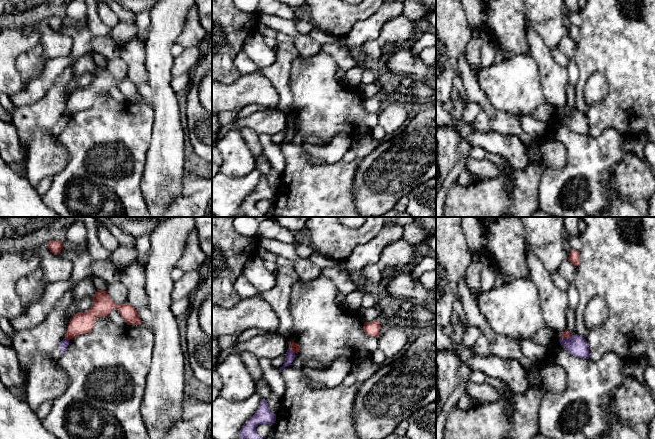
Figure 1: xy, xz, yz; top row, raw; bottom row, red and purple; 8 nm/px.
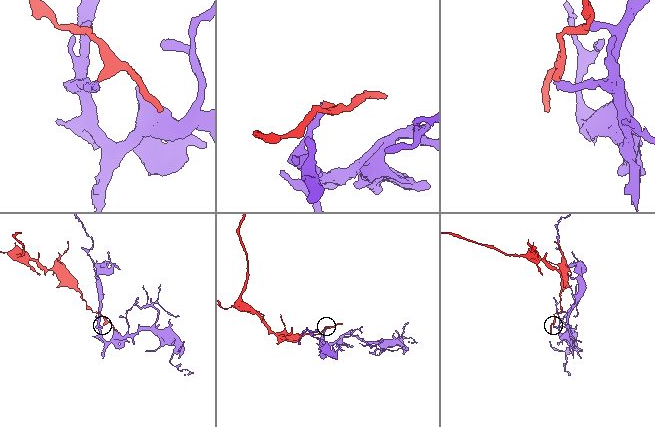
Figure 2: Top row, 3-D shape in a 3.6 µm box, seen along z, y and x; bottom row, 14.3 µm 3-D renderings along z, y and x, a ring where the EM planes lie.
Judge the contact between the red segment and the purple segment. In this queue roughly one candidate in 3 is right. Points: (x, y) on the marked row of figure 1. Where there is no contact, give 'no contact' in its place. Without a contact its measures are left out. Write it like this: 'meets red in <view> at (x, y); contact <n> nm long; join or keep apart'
meets red in xz at (290, 348); contact 90 nm long; keep apart

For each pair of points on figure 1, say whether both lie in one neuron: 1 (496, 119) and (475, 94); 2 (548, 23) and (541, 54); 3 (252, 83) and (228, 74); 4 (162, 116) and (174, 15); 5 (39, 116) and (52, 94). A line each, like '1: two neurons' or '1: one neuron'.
1: one neuron
2: two neurons
3: two neurons
4: one neuron
5: one neuron

